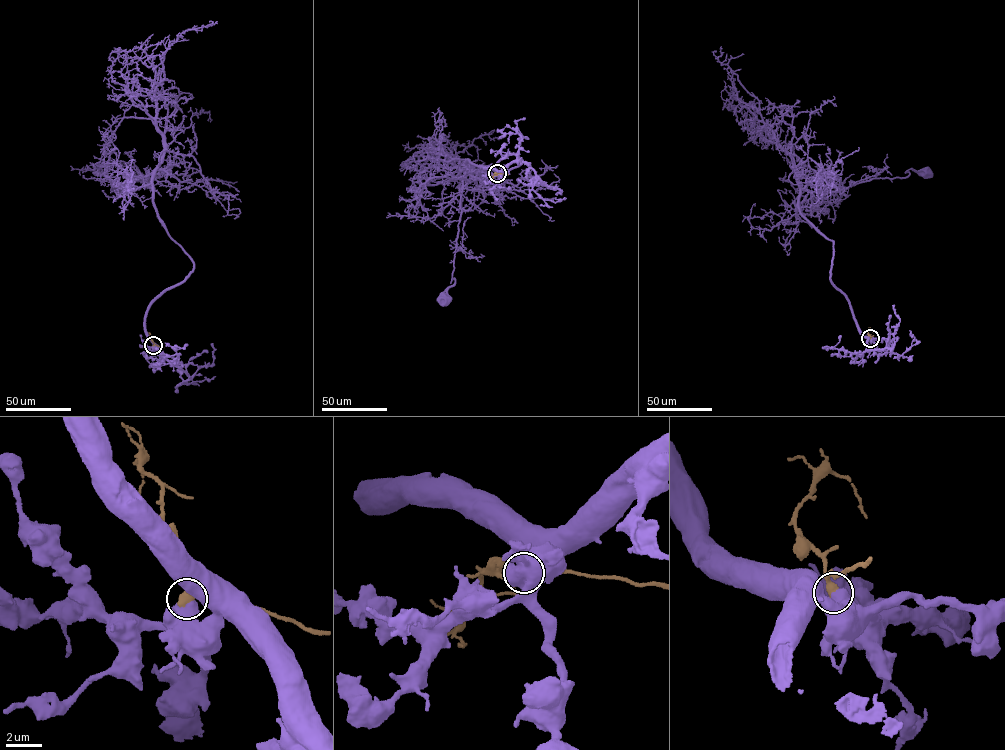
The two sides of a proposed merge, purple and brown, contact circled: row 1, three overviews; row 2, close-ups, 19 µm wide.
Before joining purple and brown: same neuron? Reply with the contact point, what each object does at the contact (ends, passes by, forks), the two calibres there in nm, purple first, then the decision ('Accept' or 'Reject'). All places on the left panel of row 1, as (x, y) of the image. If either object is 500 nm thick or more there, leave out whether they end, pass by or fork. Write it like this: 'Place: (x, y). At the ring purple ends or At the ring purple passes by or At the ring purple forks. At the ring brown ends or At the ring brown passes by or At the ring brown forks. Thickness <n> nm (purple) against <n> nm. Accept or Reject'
Place: (153, 345). Thickness 700 nm (purple) against 550 nm. Reject

